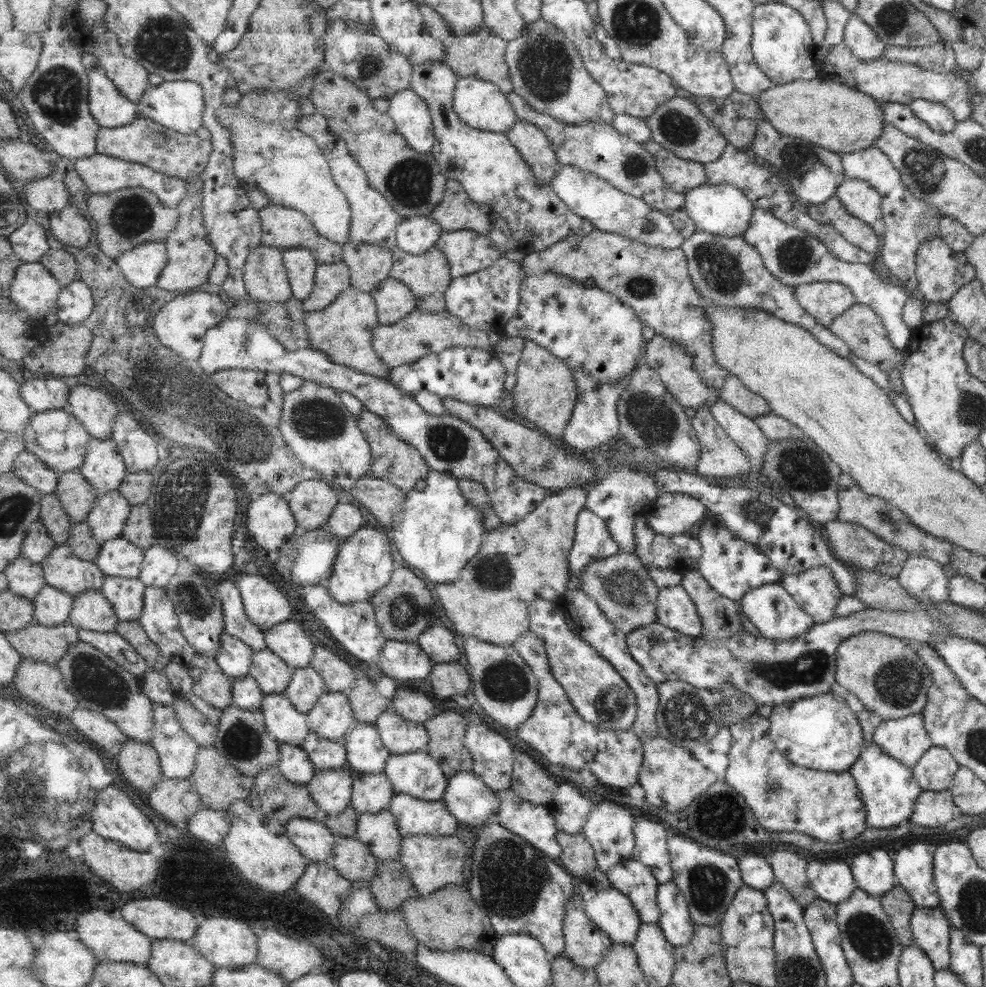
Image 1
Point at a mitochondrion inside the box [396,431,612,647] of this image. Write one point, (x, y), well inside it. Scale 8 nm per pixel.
(493, 572)

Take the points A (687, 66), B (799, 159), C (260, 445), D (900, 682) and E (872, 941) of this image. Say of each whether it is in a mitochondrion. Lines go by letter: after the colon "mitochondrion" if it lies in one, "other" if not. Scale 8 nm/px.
A: other
B: mitochondrion
C: mitochondrion
D: mitochondrion
E: mitochondrion

